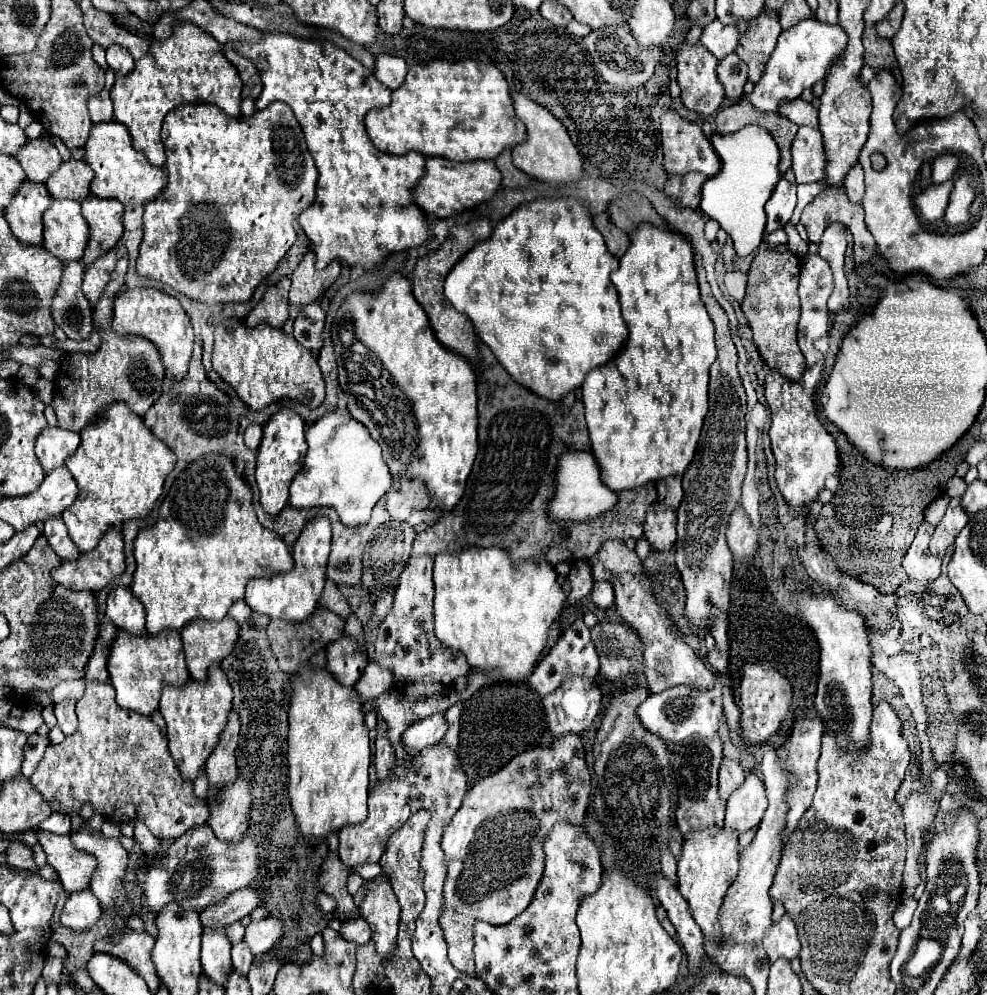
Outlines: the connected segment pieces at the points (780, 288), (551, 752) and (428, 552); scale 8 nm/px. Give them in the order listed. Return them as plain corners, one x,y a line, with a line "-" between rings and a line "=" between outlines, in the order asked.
772,248
760,250
748,272
748,288
742,300
742,312
752,326
754,344
762,360
778,370
788,380
800,380
806,370
804,356
796,342
796,326
800,318
800,302
798,302
798,274
800,274
800,258
792,252
776,252
=
568,734
556,740
550,748
534,748
510,760
496,774
480,780
470,788
462,800
458,814
450,820
442,834
442,850
446,856
446,882
444,882
444,904
440,910
440,928
448,944
448,960
458,972
474,976
474,922
484,920
494,926
508,924
514,920
534,898
534,890
542,878
544,852
542,842
550,828
560,822
574,822
576,826
586,824
586,808
590,802
590,770
584,760
584,748
580,738
=
478,344
480,348
480,364
478,364
478,458
472,468
472,474
468,478
466,492
462,500
456,504
454,510
442,512
438,524
434,524
430,530
424,530
416,536
412,554
410,556
438,556
442,552
460,552
462,548
490,548
498,546
506,550
516,564
524,560
546,560
550,566
556,566
566,560
588,560
592,554
600,550
600,546
606,540
618,540
626,542
628,538
642,538
644,534
644,518
648,508
656,502
656,486
646,484
642,490
634,492
618,492
618,506
610,510
610,514
604,514
602,518
586,520
584,522
550,522
548,518
548,502
554,494
554,474
558,466
558,458
564,450
584,450
590,452
590,440
588,440
588,428
584,420
584,406
582,402
576,402
574,408
564,410
562,402
550,402
534,392
522,388
518,382
510,378
510,374
500,366
500,362
494,358
494,354
488,350
486,344

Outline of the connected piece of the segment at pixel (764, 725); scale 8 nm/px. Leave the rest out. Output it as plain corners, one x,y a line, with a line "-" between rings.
746,664
740,684
740,710
742,710
742,738
748,744
764,744
782,724
792,700
790,682
774,668

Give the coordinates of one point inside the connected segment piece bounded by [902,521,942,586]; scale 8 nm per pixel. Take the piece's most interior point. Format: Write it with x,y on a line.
919,564

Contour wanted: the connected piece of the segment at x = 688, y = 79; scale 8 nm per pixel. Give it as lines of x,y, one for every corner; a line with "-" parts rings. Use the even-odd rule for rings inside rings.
700,42
694,46
682,44
676,64
682,102
700,116
712,116
724,100
724,86
716,78
716,66
718,60

